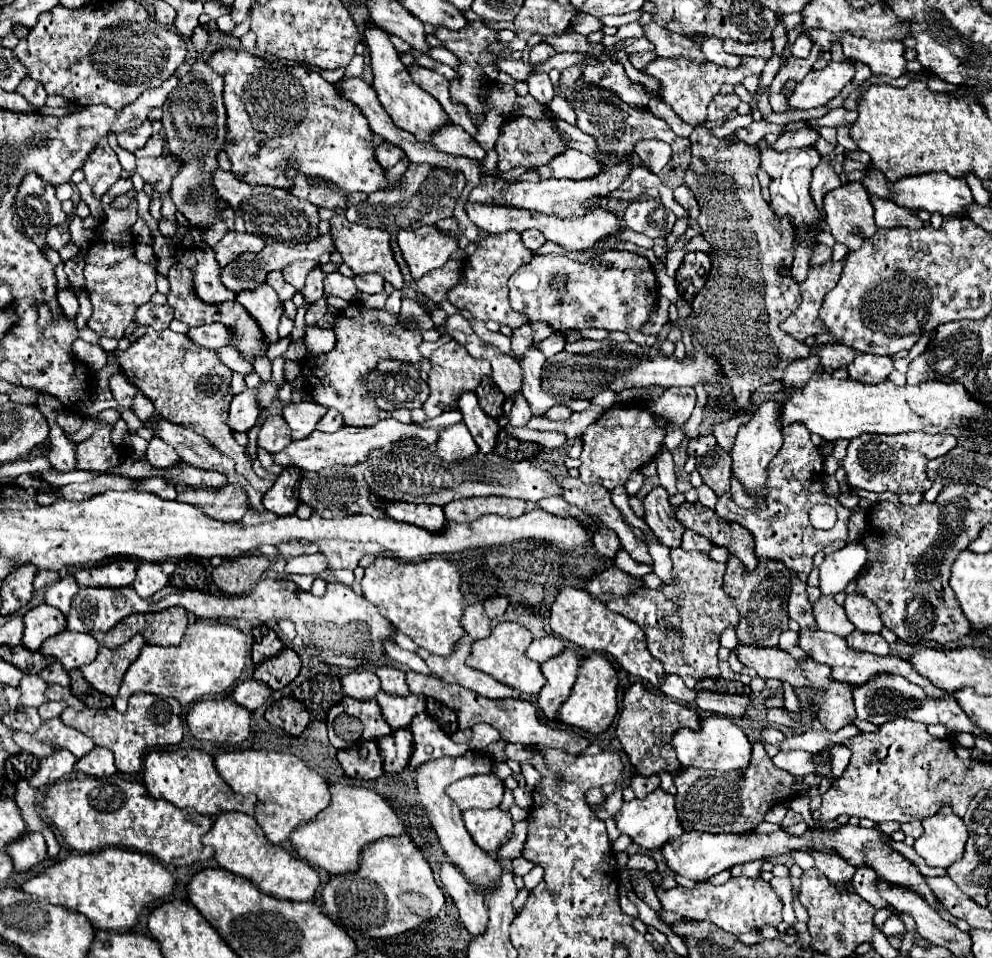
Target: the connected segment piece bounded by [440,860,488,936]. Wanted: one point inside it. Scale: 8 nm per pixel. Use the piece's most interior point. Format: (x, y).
(473, 912)

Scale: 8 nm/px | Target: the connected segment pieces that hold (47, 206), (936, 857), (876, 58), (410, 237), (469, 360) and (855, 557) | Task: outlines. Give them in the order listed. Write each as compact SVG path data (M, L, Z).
M38 174L26 176L26 180L20 184L16 194L16 212L28 236L46 234L52 226L66 220L54 192L54 186L42 182Z
M942 808L936 816L922 820L924 834L916 840L914 850L932 868L948 868L962 858L968 840L966 826L950 808Z
M846 32L840 38L844 56L868 64L872 74L888 74L890 78L906 74L906 46L902 42L872 42L862 36L848 36Z
M434 226L402 230L398 232L396 240L414 280L434 268L442 268L448 262L450 254L458 248L458 242L454 238L442 236Z
M448 340L444 342L438 350L432 352L432 356L428 358L432 364L432 370L428 372L428 388L430 388L430 396L428 400L422 404L422 410L426 412L426 418L436 418L440 416L448 406L452 406L454 402L458 402L458 398L464 392L472 392L484 376L492 374L490 362L488 360L476 360L472 358L464 346L460 346L456 340Z
M860 542L846 544L844 548L826 554L826 560L820 566L820 592L824 596L836 596L844 592L846 586L858 578L868 552L864 552Z

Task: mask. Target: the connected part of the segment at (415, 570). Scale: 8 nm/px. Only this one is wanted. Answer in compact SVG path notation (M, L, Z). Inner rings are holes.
M432 556L420 562L376 558L376 562L366 568L360 586L364 598L374 604L384 618L430 654L450 656L456 640L464 636L464 628L460 624L464 612L460 570L444 556Z

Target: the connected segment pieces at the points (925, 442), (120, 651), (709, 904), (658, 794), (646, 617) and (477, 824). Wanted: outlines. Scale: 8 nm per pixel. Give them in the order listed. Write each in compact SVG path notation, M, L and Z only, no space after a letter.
M908 432L900 436L882 436L868 434L850 440L848 454L842 460L842 468L846 470L848 484L852 488L862 488L868 492L926 492L932 482L926 476L926 464L932 458L944 456L956 446L956 438L948 434L924 434L924 432Z
M134 636L126 644L122 644L120 648L114 648L114 650L100 646L96 660L86 664L84 668L80 668L86 682L92 688L96 688L98 692L116 698L122 676L126 674L130 664L138 658L144 644L146 642L142 636Z
M653 871L649 876L654 884L658 900L662 902L662 908L668 912L680 914L686 920L708 920L730 934L760 930L762 926L778 926L782 922L782 900L772 890L770 882L762 880L760 876L730 878L722 886L714 886L708 880L704 880L704 882L698 882L694 888L674 886L669 890L660 887L662 876L659 873Z
M656 788L644 800L634 798L632 802L624 802L622 810L616 814L616 824L620 832L628 834L642 850L662 850L662 846L668 844L668 840L674 840L684 834L674 810L674 796L664 792L662 788Z
M681 547L671 549L670 555L673 564L672 572L676 576L674 586L664 586L664 590L660 590L660 592L644 588L644 592L640 592L640 596L620 596L616 600L610 600L606 606L612 612L618 612L618 614L626 616L628 620L636 622L644 630L646 646L648 646L650 654L662 662L666 674L676 674L684 680L684 684L688 688L694 688L696 682L700 682L704 678L720 676L718 656L716 656L718 648L720 648L718 638L724 628L736 628L738 612L736 612L736 606L732 604L732 598L724 596L724 590L722 590L726 564L714 562L708 556L700 556L698 551L685 551Z
M500 808L466 810L464 822L474 842L488 854L500 850L500 846L510 838L514 826L510 812L504 812Z

